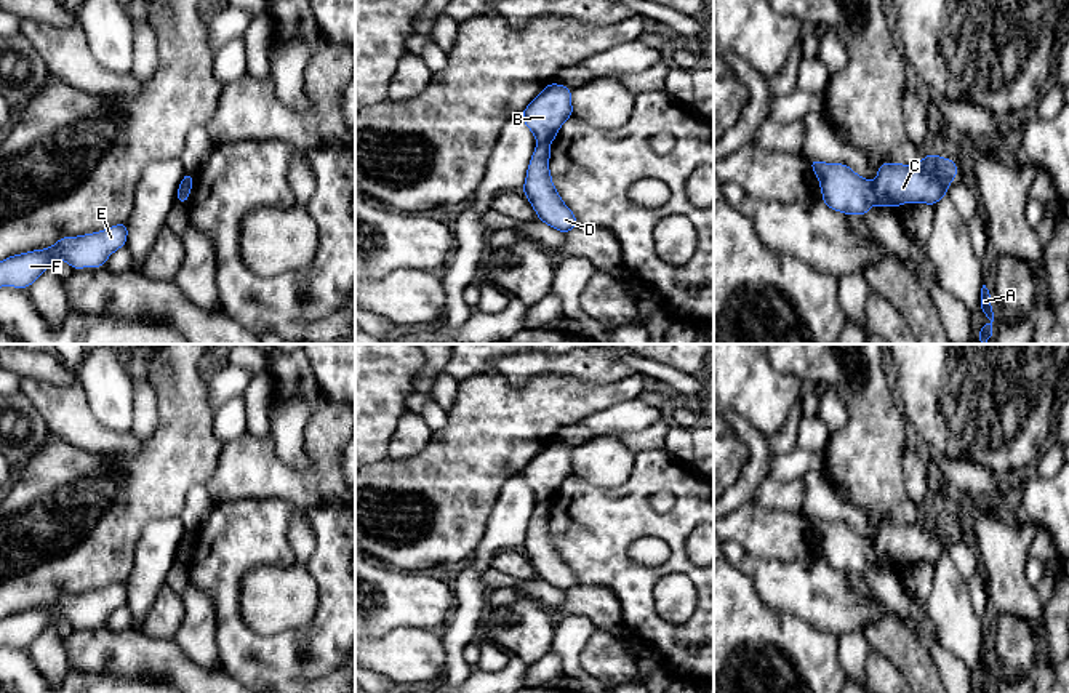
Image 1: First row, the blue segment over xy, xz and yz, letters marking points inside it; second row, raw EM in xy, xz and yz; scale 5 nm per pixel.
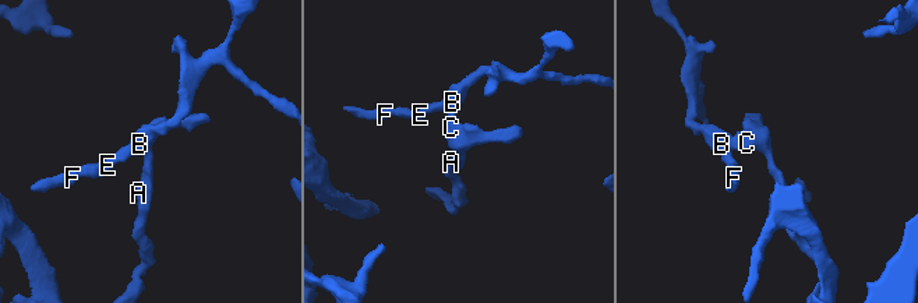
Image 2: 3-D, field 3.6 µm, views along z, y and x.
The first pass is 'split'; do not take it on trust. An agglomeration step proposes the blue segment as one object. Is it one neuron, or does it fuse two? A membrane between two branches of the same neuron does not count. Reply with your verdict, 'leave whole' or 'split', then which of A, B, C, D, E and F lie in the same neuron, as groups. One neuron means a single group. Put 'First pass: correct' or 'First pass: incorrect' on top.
First pass: correct
split | A C D / B E F

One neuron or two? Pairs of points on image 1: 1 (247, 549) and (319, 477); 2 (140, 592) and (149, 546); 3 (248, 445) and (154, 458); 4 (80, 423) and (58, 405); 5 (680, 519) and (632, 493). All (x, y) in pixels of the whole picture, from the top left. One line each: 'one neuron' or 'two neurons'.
1: two neurons
2: one neuron
3: two neurons
4: one neuron
5: one neuron

